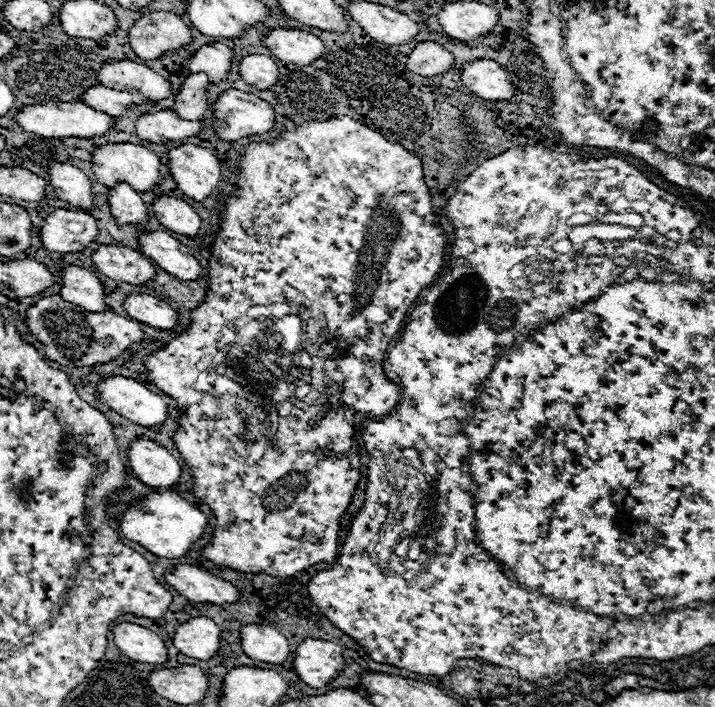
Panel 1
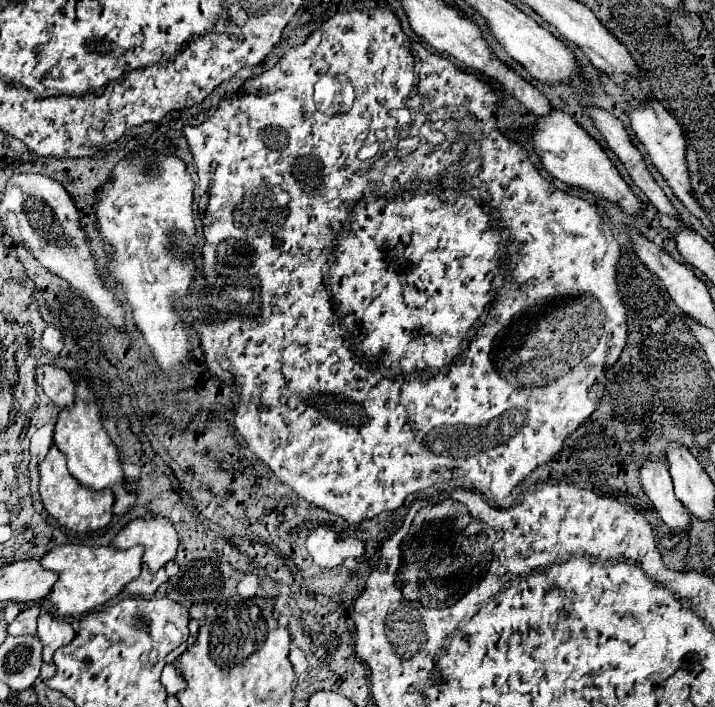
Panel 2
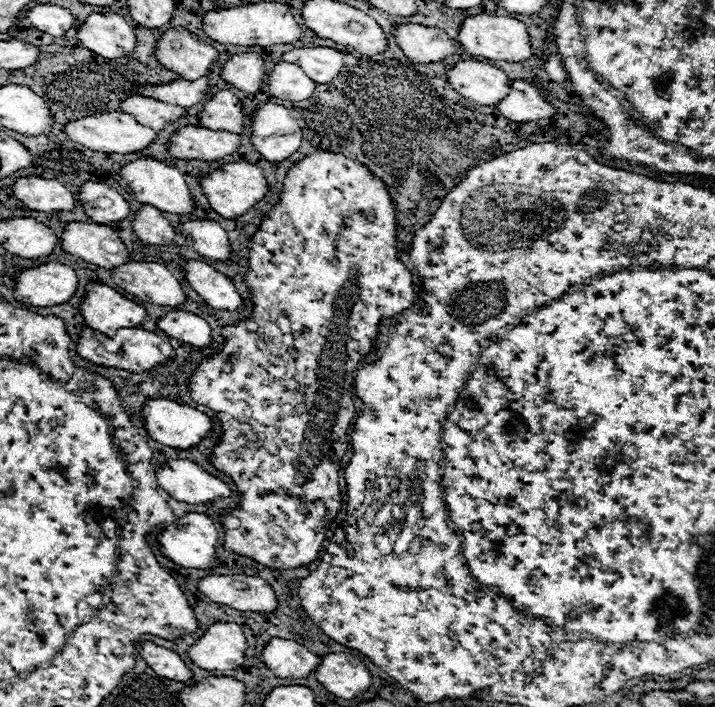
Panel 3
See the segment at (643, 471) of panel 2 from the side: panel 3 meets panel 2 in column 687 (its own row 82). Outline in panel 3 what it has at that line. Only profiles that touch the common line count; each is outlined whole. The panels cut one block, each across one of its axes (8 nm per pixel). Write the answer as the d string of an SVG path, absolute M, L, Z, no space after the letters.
M510 80L510 94L496 104L498 114L512 122L534 122L554 116L556 108L526 80Z

